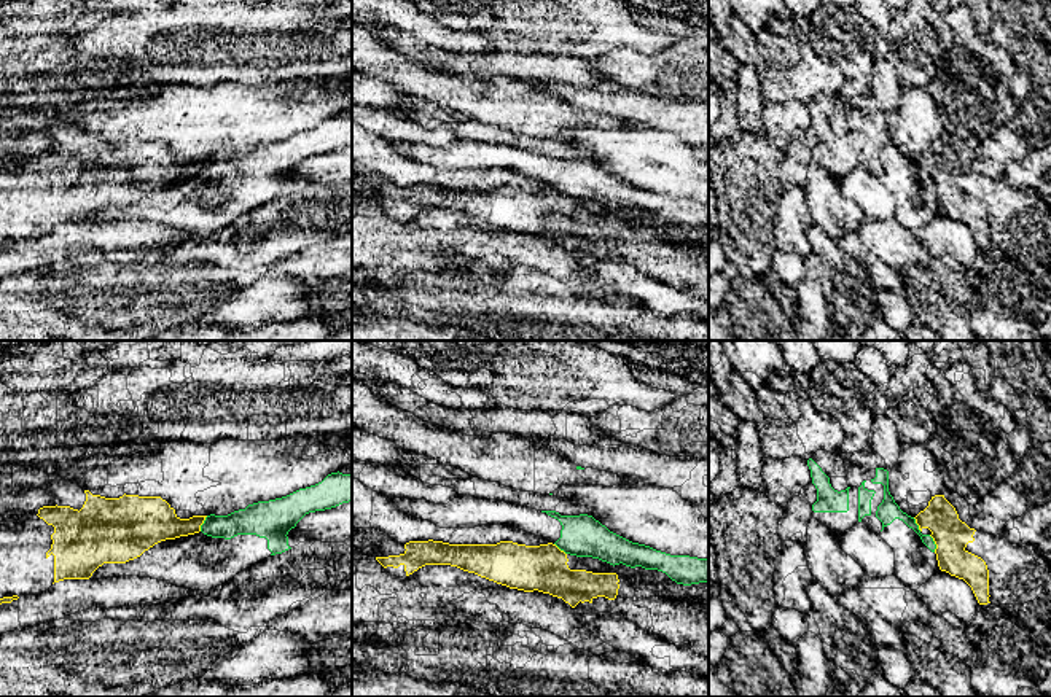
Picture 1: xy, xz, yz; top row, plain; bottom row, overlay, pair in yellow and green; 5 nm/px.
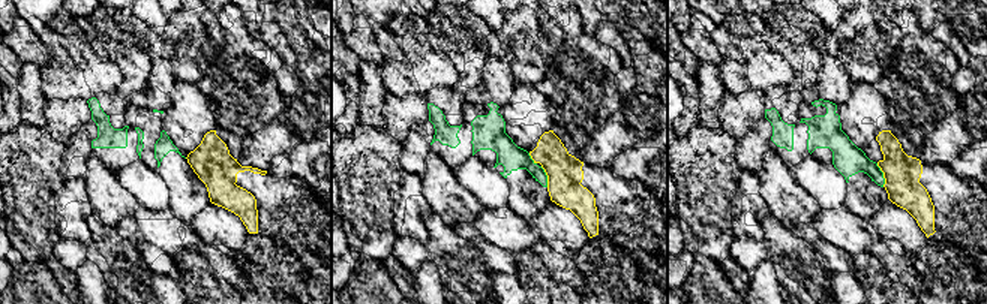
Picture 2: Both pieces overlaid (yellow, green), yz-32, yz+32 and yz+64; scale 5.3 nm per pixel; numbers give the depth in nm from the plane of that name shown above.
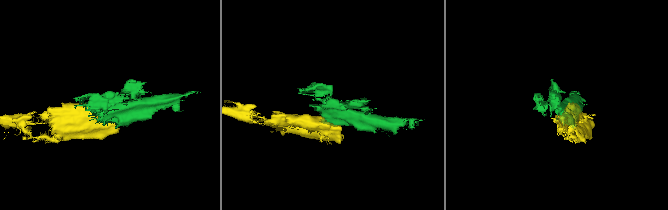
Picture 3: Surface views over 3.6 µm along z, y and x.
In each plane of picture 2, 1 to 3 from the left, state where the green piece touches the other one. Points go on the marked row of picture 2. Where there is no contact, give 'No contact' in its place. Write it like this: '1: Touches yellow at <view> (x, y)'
1: No contact
2: Touches yellow at yz+32 (548, 177)
3: Touches yellow at yz+64 (884, 175)

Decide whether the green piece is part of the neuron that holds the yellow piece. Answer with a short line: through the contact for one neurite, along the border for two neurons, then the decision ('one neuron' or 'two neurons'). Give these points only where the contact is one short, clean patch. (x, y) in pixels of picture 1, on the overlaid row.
yz (929, 535), (935, 551) | two neurons

